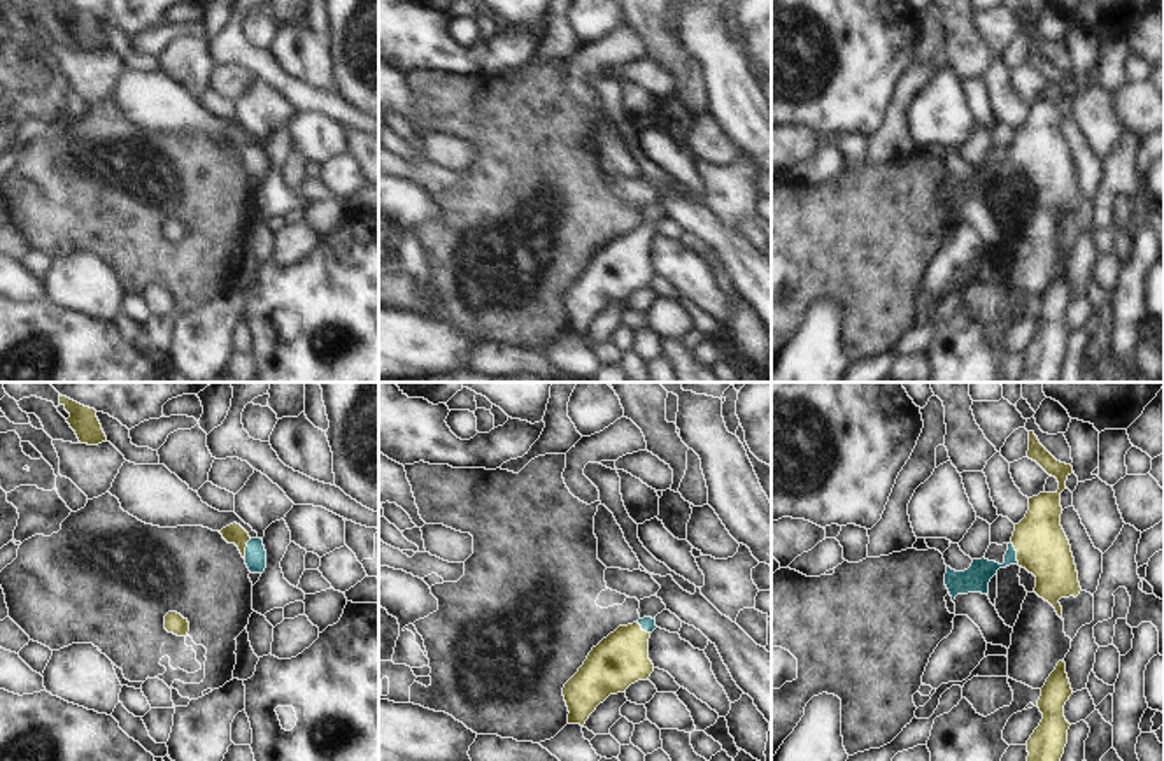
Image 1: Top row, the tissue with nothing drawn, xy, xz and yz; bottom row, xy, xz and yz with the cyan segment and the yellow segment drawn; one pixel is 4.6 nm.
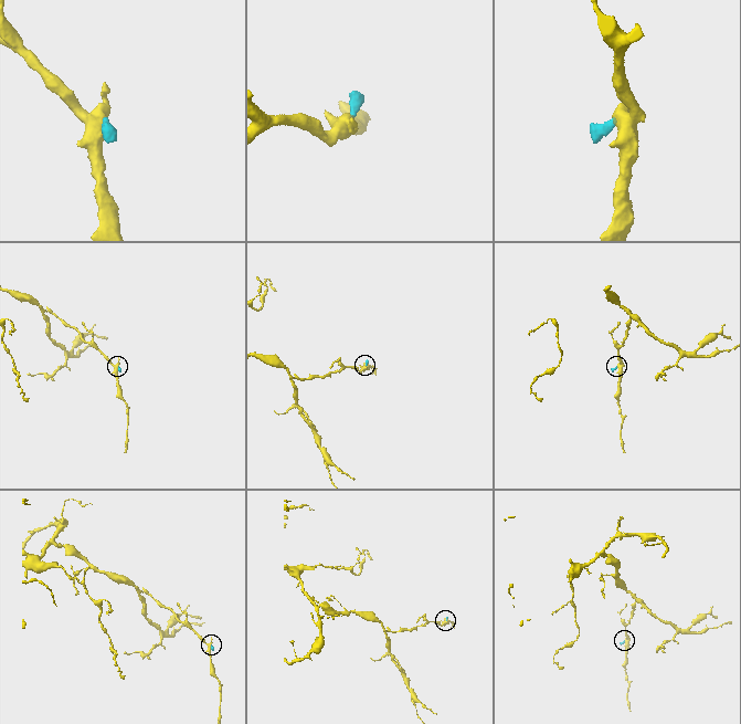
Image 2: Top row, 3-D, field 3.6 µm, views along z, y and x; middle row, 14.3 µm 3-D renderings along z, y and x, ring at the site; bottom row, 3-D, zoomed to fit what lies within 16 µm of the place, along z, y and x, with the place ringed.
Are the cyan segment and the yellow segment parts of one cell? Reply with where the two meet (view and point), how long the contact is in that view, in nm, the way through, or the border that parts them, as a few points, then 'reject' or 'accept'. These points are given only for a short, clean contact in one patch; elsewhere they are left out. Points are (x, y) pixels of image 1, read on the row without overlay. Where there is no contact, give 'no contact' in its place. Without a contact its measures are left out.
yz (1015, 160) | 110 nm | across yz (975, 186), (1015, 160), (1042, 153) | accept

